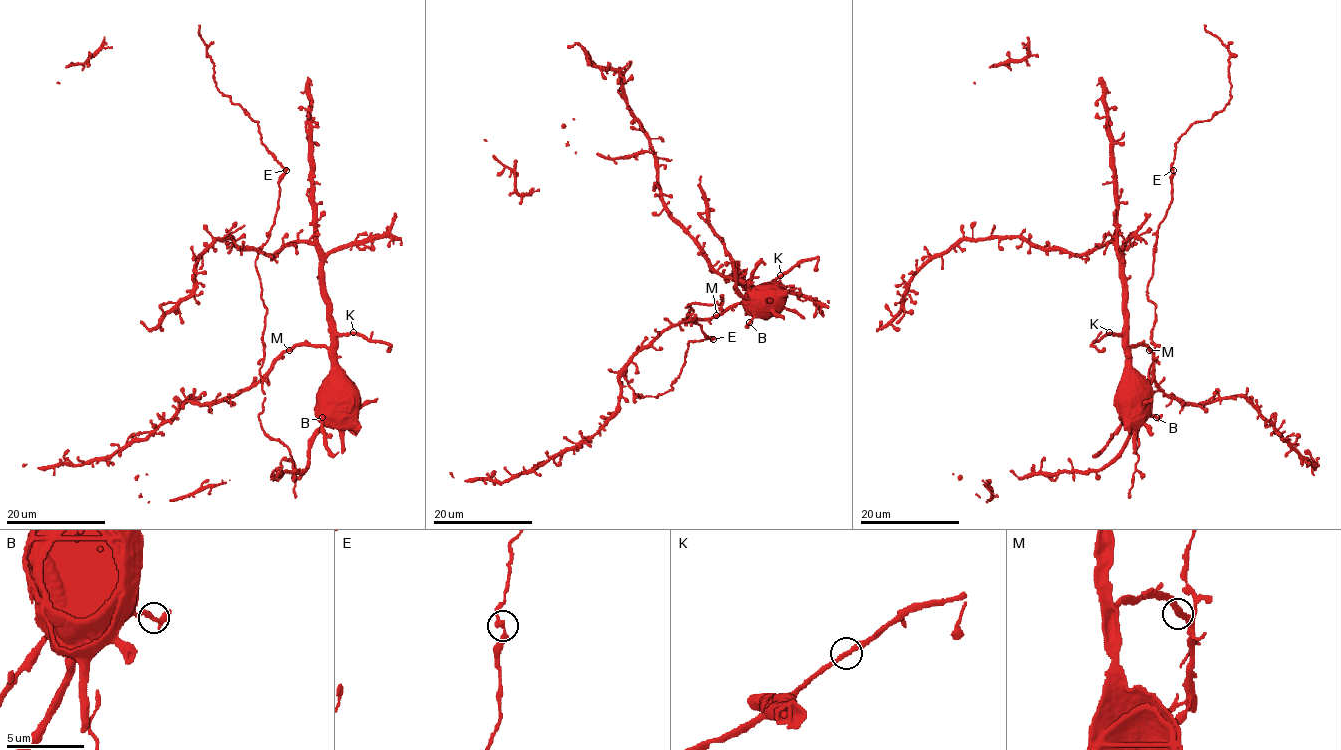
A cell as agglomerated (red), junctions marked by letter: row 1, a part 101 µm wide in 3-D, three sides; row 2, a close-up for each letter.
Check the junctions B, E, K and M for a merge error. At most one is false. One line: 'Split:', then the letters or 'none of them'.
Split: E

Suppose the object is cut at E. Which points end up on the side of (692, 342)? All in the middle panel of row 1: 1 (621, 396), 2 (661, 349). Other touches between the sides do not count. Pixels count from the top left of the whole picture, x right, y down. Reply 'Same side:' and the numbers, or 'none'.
Same side: none

